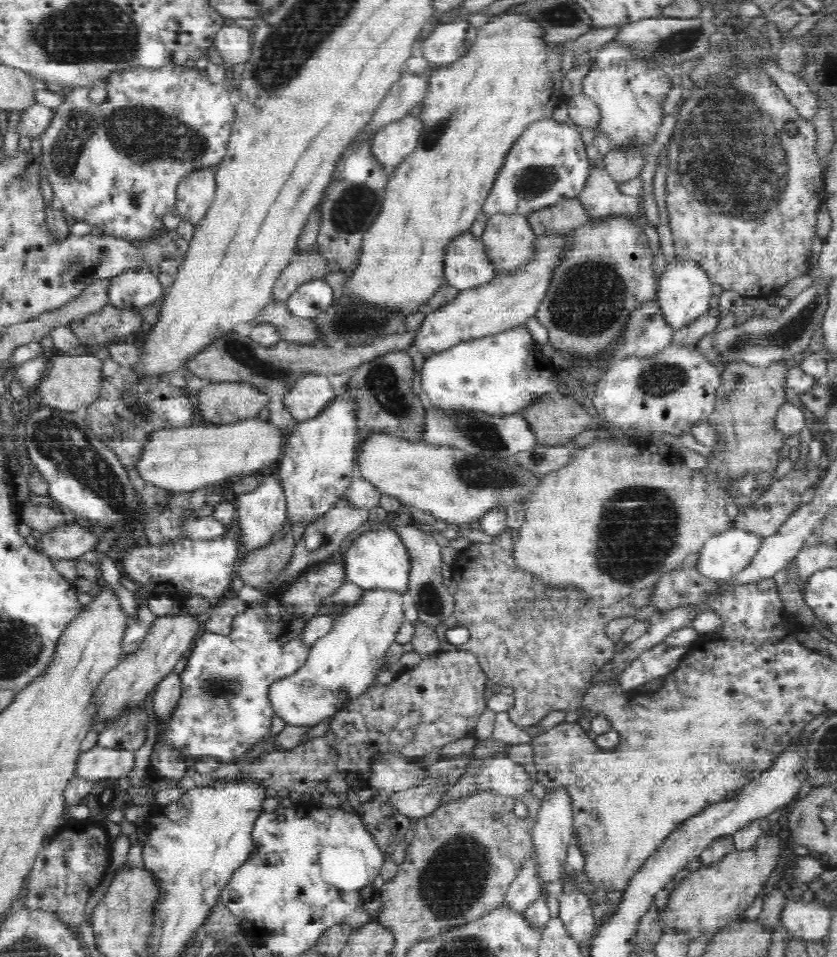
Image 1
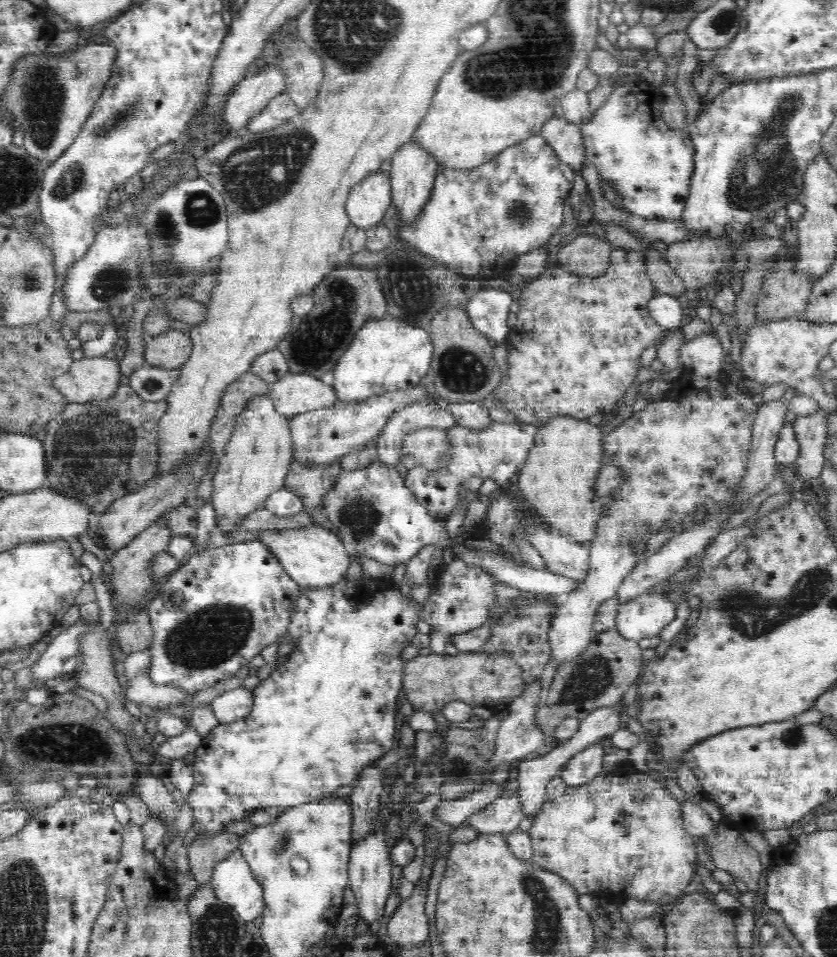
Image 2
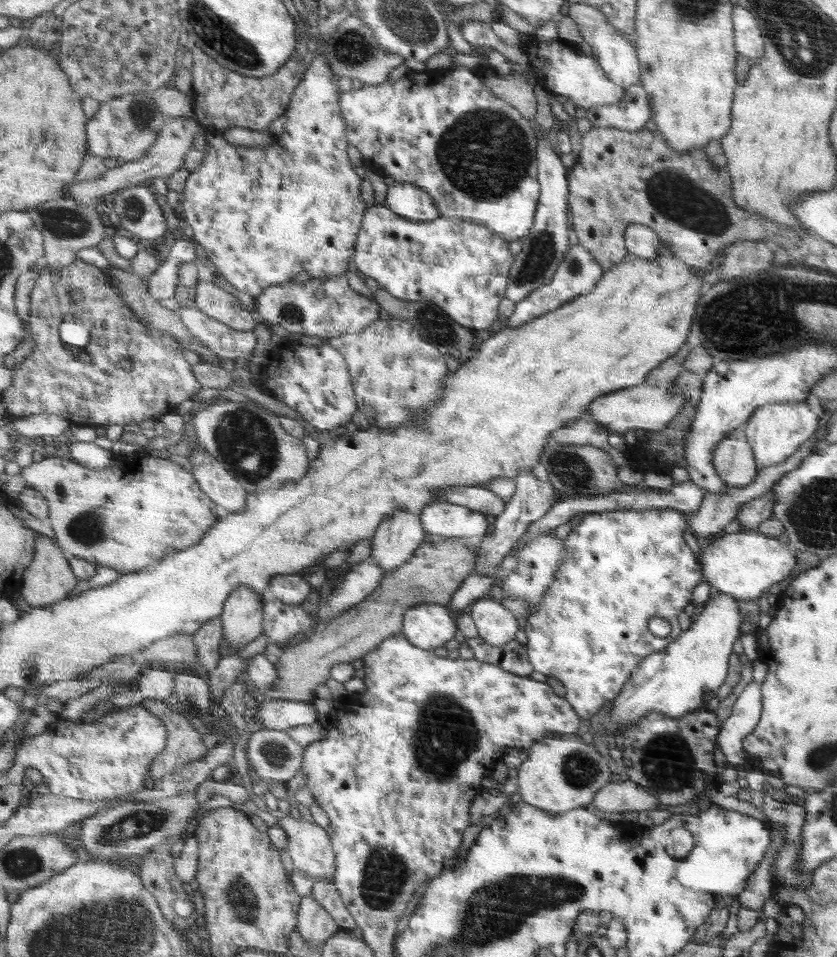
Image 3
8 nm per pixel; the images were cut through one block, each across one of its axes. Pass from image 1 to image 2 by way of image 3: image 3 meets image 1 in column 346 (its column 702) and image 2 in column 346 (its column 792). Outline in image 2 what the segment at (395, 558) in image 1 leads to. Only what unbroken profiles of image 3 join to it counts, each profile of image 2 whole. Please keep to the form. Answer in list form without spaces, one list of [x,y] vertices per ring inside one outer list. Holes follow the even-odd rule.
[[[319,526],[298,529],[259,531],[257,540],[269,546],[273,556],[279,558],[285,571],[301,588],[317,591],[318,588],[332,588],[344,578],[348,568],[348,554],[344,542],[331,530]]]

